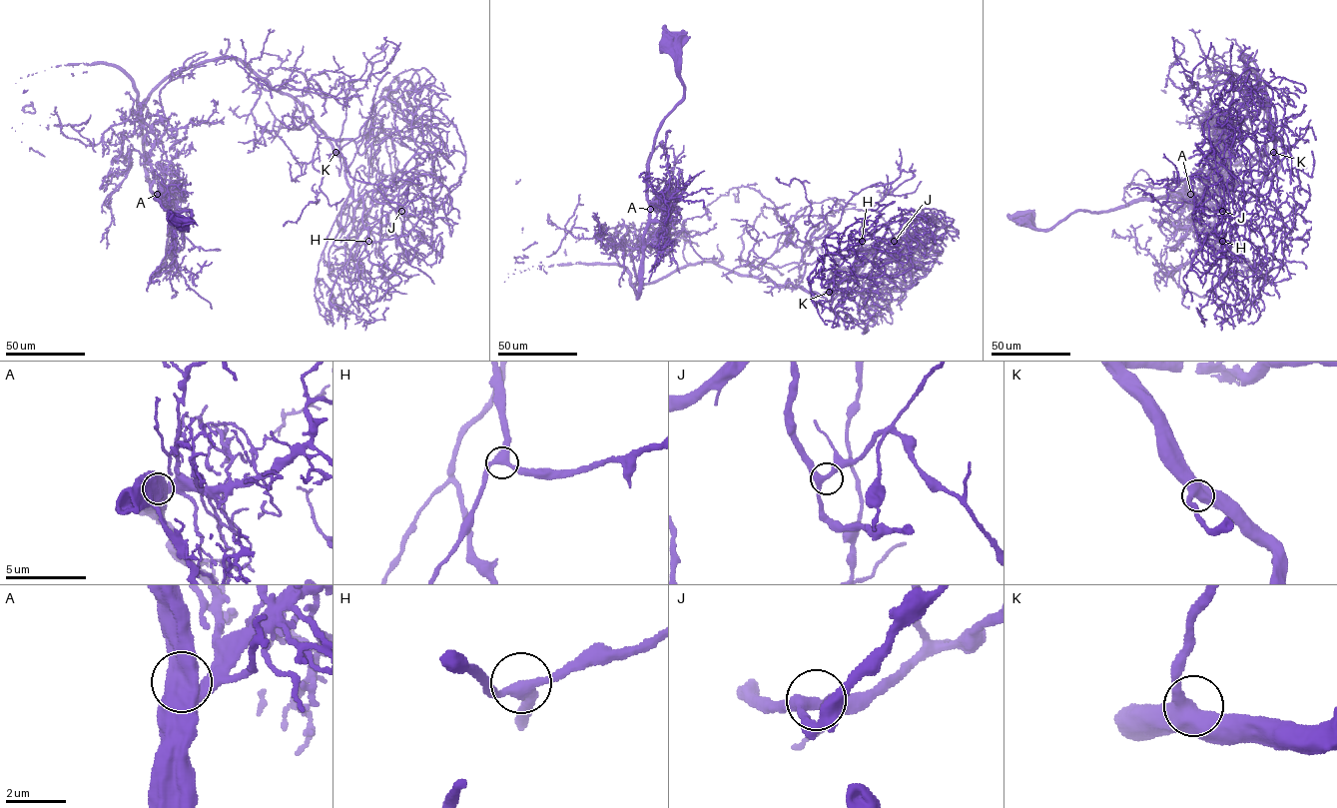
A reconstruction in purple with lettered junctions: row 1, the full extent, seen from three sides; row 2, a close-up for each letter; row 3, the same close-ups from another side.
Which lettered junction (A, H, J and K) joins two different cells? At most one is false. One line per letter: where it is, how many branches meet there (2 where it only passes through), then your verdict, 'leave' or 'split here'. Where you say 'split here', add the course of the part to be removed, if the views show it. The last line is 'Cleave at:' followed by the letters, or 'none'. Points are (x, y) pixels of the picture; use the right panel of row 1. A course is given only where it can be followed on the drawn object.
A: (1190, 194) | 3 | leave
H: (1222, 241) | 3 | leave
J: (1222, 211) | 3 | leave
K: (1273, 152) | 3 | leave
Cleave at: none

